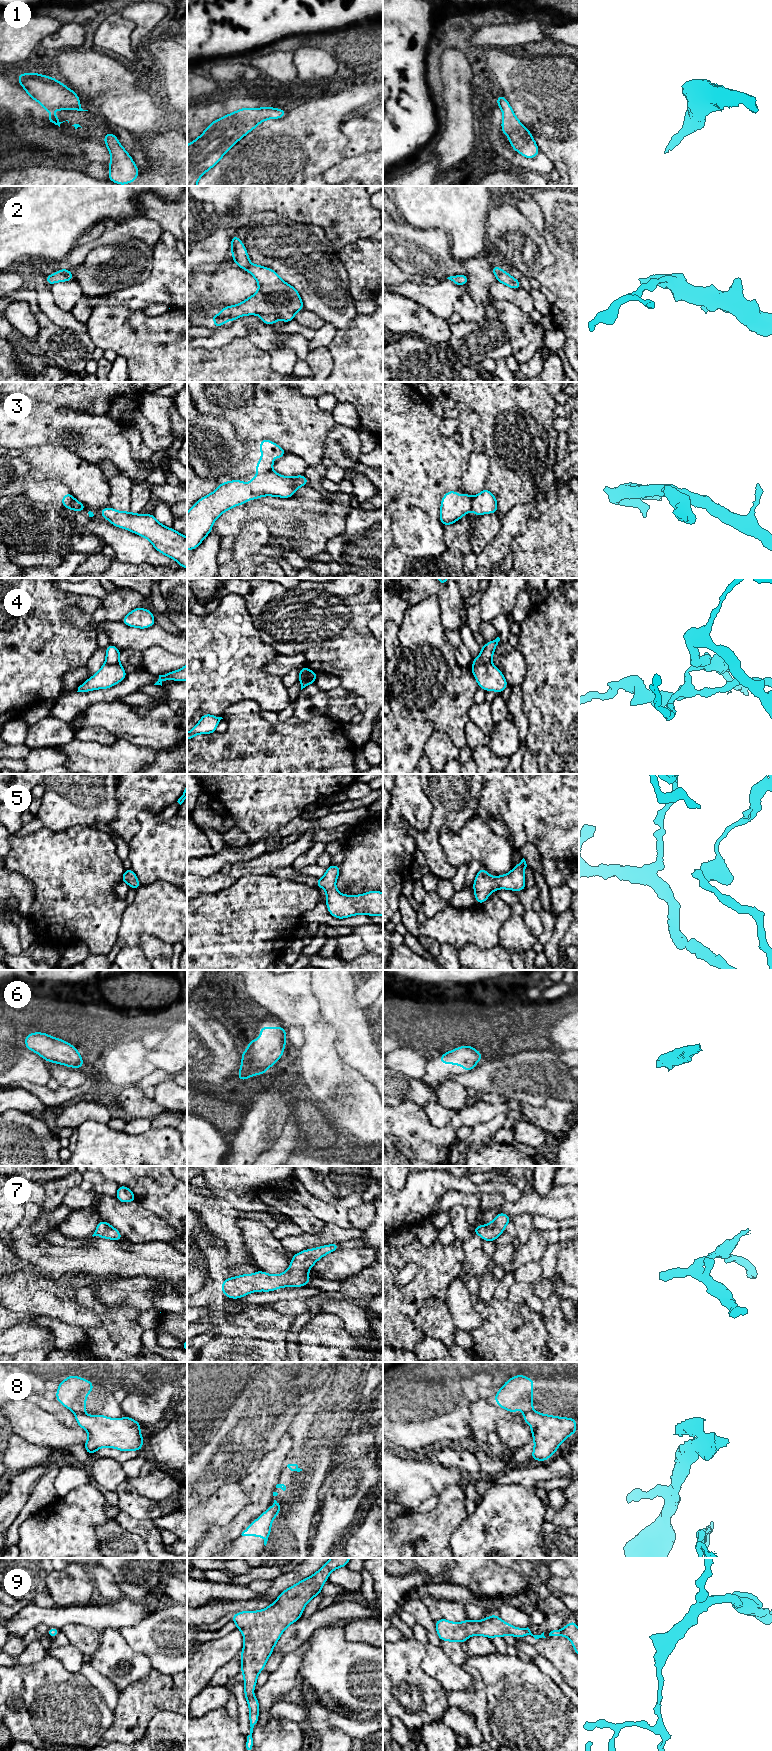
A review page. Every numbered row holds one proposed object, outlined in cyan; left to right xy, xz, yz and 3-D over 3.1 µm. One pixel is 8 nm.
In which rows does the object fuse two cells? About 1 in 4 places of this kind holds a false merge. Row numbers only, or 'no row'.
3, 4, 8

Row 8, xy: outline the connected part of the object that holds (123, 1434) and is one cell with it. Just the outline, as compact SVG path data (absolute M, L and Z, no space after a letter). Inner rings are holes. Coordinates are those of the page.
M76 1413L75 1420L79 1427L89 1433L84 1448L90 1456L102 1447L114 1448L123 1452L140 1451L143 1448L141 1423L130 1417L112 1419L100 1414Z

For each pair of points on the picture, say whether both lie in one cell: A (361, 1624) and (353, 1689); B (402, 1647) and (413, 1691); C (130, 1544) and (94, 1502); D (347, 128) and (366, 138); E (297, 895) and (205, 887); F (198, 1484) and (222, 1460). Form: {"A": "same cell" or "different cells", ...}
{"A": "different cells", "B": "same cell", "C": "different cells", "D": "same cell", "E": "different cells", "F": "same cell"}

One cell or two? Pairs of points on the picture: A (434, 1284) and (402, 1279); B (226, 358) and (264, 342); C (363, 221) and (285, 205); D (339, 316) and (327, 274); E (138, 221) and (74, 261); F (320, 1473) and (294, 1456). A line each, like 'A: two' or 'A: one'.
A: two
B: two
C: one
D: one
E: one
F: one

